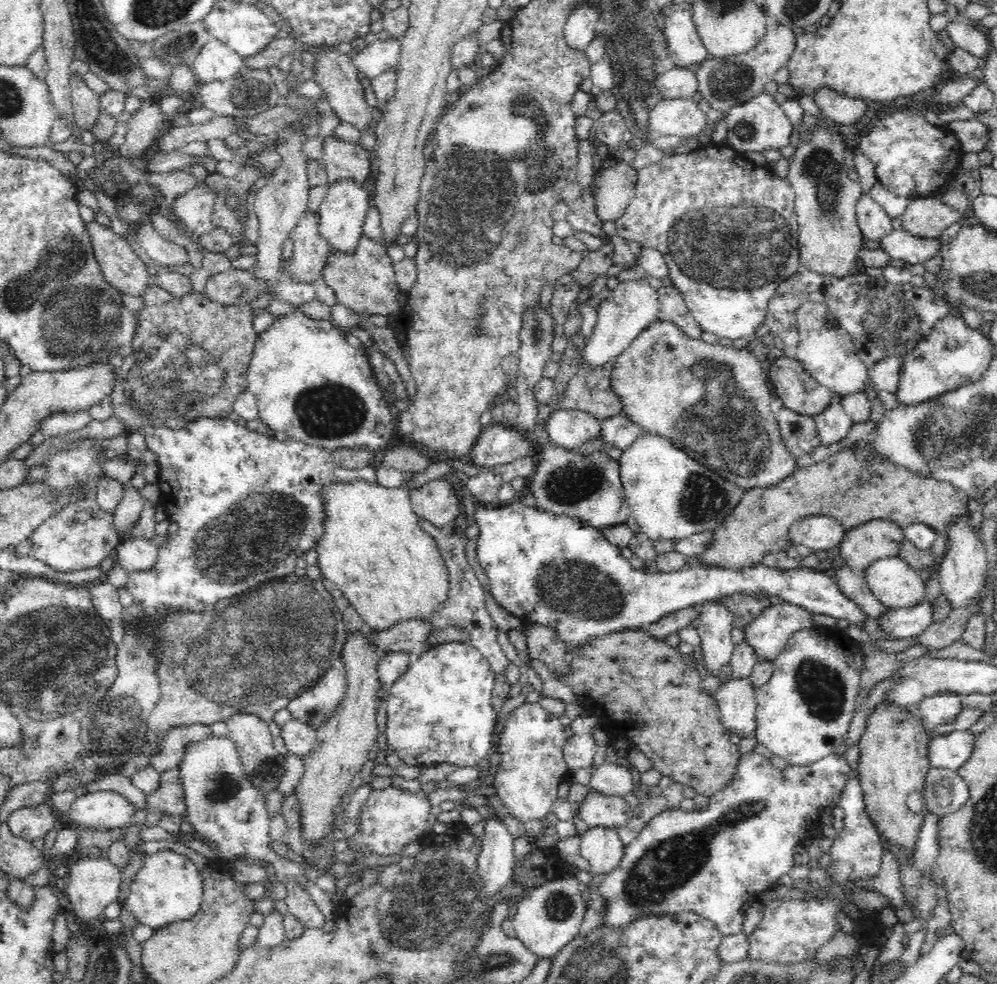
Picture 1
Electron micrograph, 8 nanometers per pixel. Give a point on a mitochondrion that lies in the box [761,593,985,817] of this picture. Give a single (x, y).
(822, 688)

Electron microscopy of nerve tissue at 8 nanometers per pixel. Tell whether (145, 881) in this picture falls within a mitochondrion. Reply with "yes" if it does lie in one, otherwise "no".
no

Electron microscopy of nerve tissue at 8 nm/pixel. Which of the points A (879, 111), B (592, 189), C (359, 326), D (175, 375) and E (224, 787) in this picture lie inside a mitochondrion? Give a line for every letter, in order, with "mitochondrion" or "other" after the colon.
A: other
B: other
C: other
D: mitochondrion
E: mitochondrion

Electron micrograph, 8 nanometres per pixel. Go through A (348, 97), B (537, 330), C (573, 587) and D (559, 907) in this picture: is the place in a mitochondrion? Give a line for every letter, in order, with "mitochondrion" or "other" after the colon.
A: other
B: mitochondrion
C: mitochondrion
D: mitochondrion

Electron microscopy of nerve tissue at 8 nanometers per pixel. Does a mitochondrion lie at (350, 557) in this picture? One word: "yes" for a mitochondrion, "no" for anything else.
no

